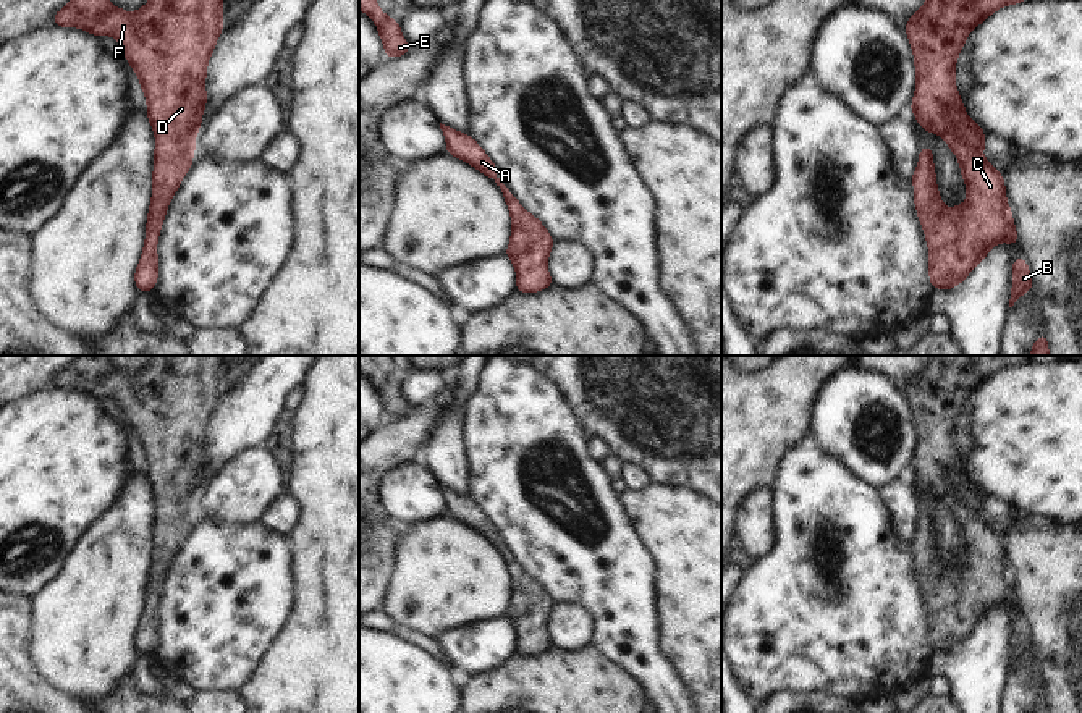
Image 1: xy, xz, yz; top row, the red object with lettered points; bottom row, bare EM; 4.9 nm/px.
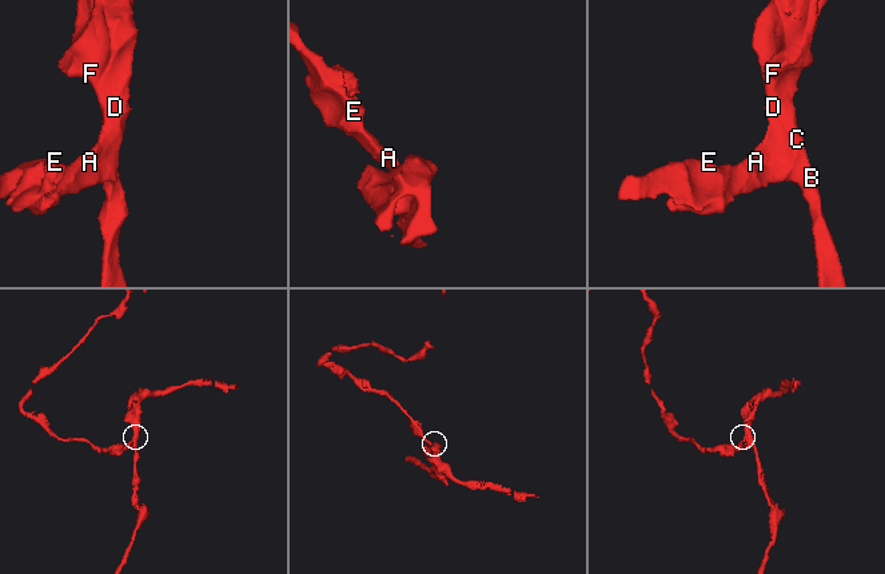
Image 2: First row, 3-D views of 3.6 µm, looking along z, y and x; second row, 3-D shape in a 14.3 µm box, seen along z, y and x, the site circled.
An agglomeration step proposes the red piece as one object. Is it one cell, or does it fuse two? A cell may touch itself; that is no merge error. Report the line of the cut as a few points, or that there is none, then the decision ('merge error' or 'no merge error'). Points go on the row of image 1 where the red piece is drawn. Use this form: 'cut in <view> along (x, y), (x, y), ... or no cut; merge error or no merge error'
no cut; no merge error

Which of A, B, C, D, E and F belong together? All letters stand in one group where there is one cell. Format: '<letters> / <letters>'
A B C D E F

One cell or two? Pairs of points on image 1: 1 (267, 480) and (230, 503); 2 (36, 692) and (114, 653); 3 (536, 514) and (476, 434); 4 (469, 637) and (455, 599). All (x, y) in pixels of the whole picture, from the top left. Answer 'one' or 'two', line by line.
1: one
2: two
3: one
4: two

